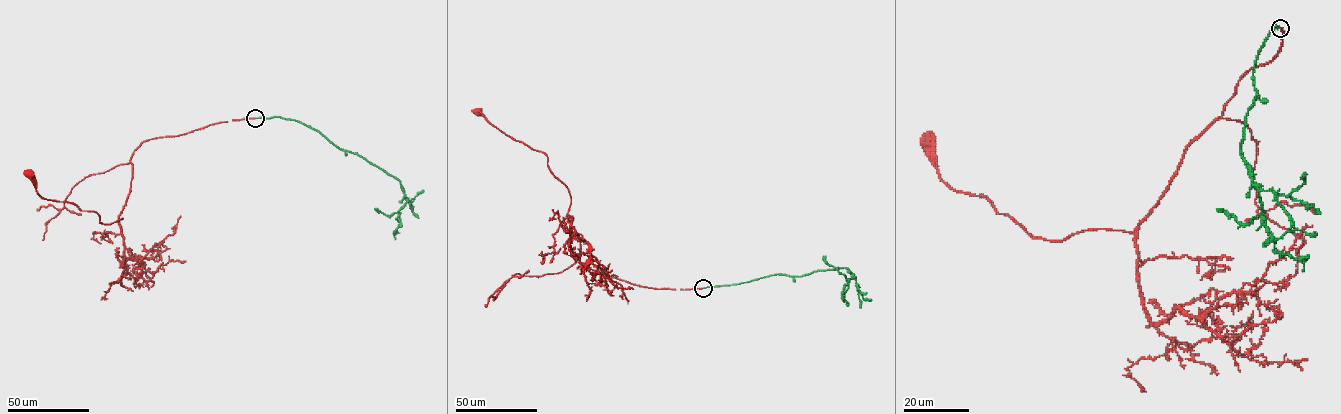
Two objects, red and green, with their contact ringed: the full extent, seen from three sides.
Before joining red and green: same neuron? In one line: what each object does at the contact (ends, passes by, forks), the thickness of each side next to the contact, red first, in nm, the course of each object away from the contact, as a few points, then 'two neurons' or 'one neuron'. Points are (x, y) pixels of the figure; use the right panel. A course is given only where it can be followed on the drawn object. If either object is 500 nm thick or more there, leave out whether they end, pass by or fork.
red ends | green ends | 160/200 nm | red via (1280, 28), (1278, 52), (1239, 79), (1133, 232), (1032, 236), (983, 196), (952, 189), (928, 141) | green via (1280, 28), (1275, 25), (1256, 56), (1257, 97), (1249, 108), (1240, 153), (1274, 248), (1293, 258), (1309, 258) | two neurons

